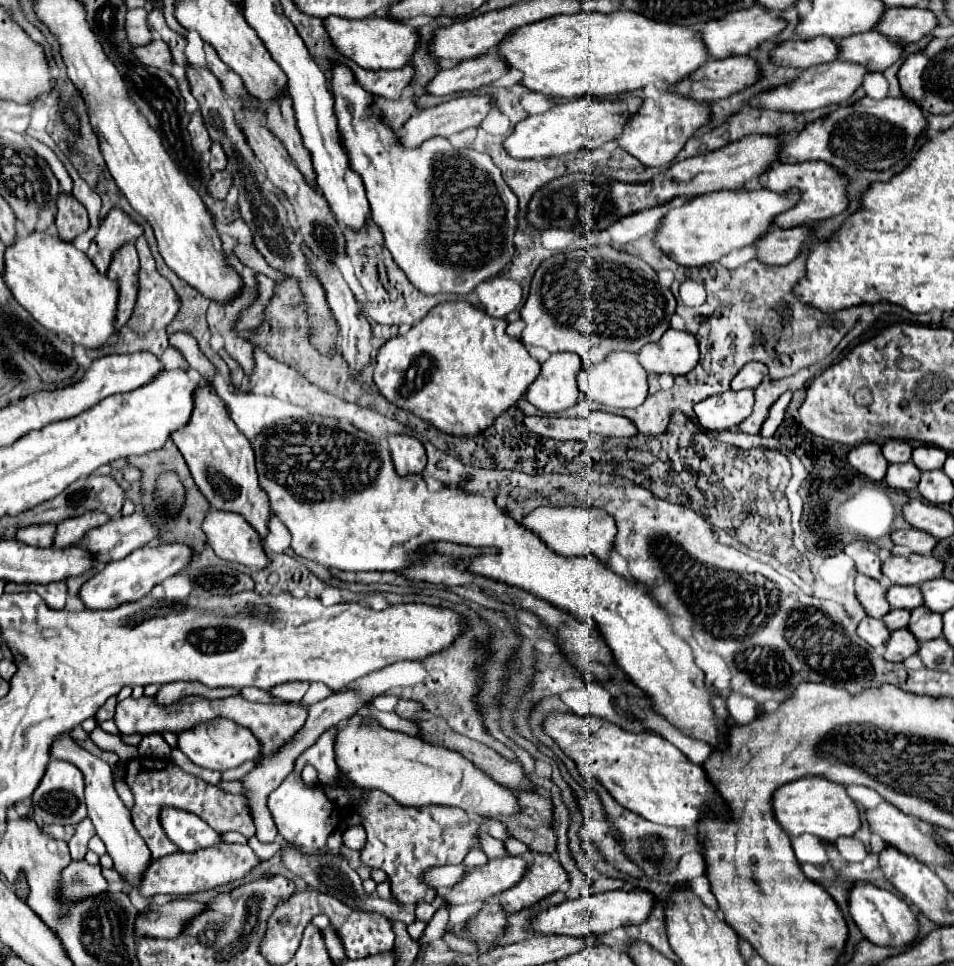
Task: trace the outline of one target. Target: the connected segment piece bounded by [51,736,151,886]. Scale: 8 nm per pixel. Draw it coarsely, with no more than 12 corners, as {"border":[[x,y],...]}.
{"border":[[71,736],[51,758],[85,776],[87,812],[115,870],[137,886],[151,852],[113,786],[107,762]]}

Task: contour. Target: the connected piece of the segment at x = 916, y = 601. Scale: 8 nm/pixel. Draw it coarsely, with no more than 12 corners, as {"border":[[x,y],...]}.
{"border":[[891,586],[887,602],[905,610],[923,606],[919,586]]}

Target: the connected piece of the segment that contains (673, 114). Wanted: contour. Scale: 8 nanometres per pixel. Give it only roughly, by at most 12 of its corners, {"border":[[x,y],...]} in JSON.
{"border":[[645,98],[615,142],[667,166],[709,122],[709,104]]}

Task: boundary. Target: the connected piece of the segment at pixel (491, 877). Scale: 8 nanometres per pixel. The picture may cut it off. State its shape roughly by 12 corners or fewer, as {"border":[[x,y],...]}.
{"border":[[521,856],[491,858],[449,892],[447,906],[497,898],[527,870]]}

